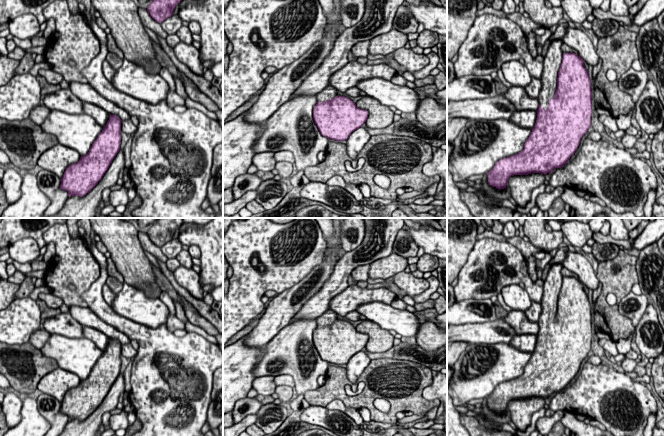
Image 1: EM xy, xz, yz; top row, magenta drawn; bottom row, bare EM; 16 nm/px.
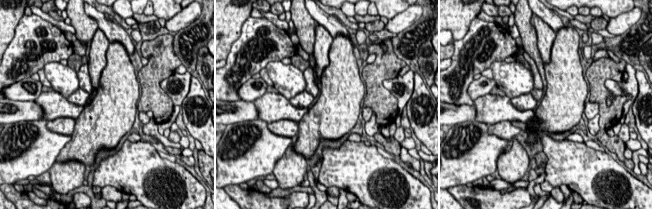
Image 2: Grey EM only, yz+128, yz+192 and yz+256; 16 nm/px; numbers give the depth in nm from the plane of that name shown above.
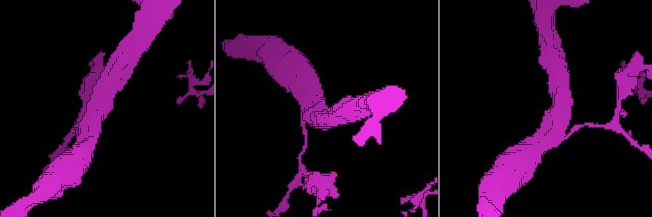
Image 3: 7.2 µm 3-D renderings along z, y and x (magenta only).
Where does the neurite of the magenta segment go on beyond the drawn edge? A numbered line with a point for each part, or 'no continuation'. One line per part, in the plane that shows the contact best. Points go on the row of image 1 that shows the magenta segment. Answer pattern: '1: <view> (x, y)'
1: yz (552, 61)

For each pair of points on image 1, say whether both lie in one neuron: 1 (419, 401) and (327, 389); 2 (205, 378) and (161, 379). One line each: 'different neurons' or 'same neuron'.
1: same neuron
2: same neuron

